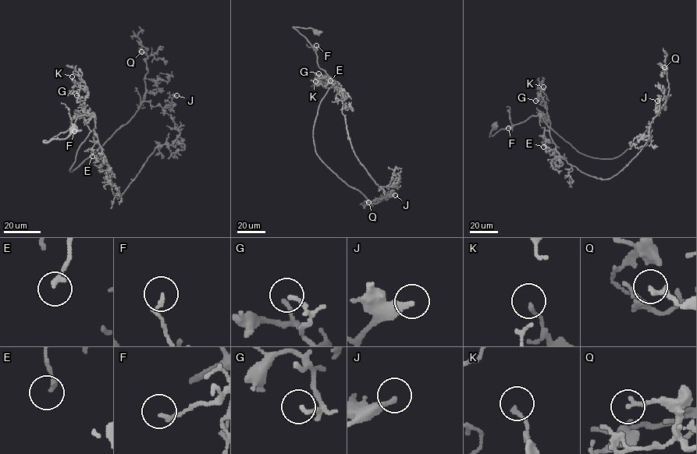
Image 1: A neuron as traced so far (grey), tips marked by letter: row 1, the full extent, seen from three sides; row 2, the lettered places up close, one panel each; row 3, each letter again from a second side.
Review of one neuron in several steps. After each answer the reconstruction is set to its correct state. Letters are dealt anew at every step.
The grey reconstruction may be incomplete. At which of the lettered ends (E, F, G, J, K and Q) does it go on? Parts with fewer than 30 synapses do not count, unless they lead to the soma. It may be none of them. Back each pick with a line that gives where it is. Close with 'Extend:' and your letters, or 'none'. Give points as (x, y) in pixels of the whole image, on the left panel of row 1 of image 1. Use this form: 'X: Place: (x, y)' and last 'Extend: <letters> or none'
J: Place: (176, 95)
Extend: J

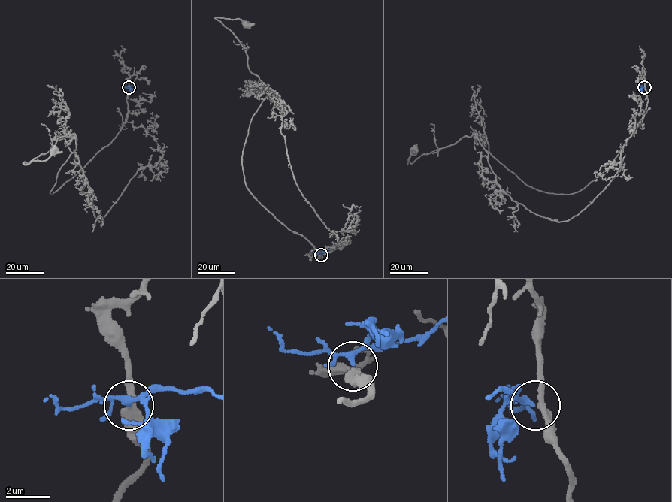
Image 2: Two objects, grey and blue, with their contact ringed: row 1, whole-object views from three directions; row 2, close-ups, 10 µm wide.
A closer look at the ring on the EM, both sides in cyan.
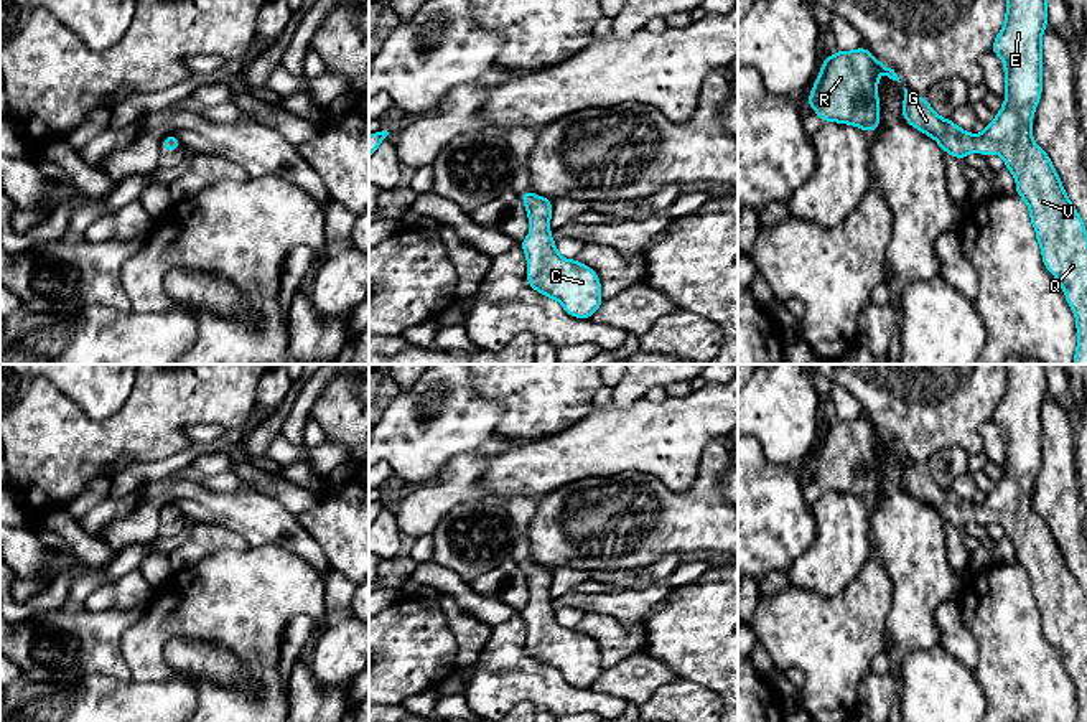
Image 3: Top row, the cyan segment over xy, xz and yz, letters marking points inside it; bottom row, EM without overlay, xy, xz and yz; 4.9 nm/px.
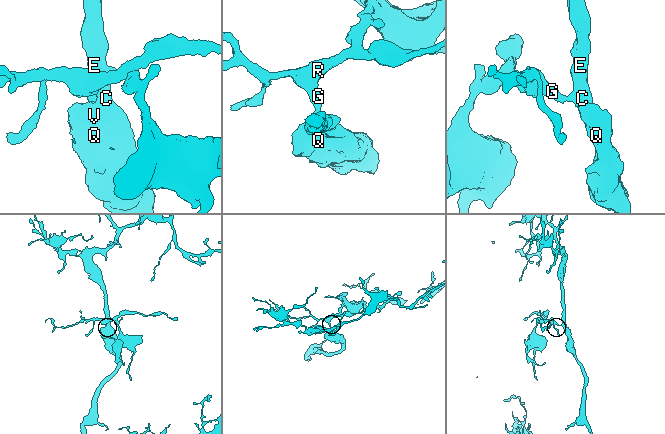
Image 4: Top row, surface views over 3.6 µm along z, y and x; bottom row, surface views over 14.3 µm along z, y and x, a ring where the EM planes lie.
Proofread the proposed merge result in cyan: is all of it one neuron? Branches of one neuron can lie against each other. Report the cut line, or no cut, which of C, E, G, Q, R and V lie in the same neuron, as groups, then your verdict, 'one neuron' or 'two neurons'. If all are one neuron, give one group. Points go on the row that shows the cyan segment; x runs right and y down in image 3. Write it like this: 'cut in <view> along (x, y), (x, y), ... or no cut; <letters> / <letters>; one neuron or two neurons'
no cut; C E G Q R V; one neuron

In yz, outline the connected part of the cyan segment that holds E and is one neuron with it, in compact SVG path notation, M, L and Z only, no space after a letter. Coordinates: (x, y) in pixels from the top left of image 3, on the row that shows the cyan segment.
M1006 0L1006 18L990 51L1005 64L1001 110L980 135L942 119L904 87L903 115L932 137L945 153L963 162L968 152L998 153L1016 178L1016 193L1029 208L1043 264L1059 280L1075 315L1077 349L1072 364L1087 364L1087 232L1084 221L1047 153L1034 143L1031 125L1043 92L1043 31L1047 0Z

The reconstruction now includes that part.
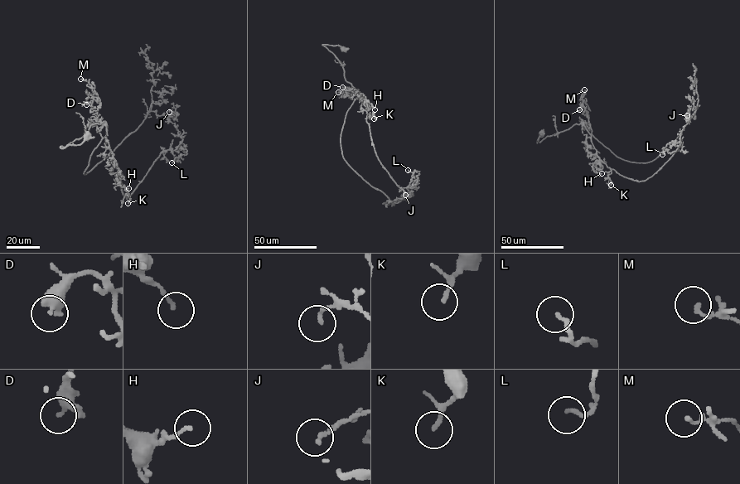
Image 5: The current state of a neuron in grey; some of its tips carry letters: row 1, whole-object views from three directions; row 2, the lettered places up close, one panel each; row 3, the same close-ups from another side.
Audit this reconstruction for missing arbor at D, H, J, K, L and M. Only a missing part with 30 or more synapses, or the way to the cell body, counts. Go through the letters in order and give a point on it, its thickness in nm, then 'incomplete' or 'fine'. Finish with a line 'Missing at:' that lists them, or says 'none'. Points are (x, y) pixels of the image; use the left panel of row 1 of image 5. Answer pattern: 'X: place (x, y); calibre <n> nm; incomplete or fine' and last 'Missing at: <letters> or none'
D: place (86, 104); calibre 340 nm; fine
H: place (128, 188); calibre 130 nm; fine
J: place (169, 112); calibre 140 nm; fine
K: place (128, 203); calibre 110 nm; fine
L: place (171, 162); calibre 150 nm; fine
M: place (80, 79); calibre 140 nm; fine
Missing at: none

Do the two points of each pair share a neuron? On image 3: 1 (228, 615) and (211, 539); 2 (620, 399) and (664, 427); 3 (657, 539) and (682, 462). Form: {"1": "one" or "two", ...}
{"1": "two", "2": "two", "3": "two"}

